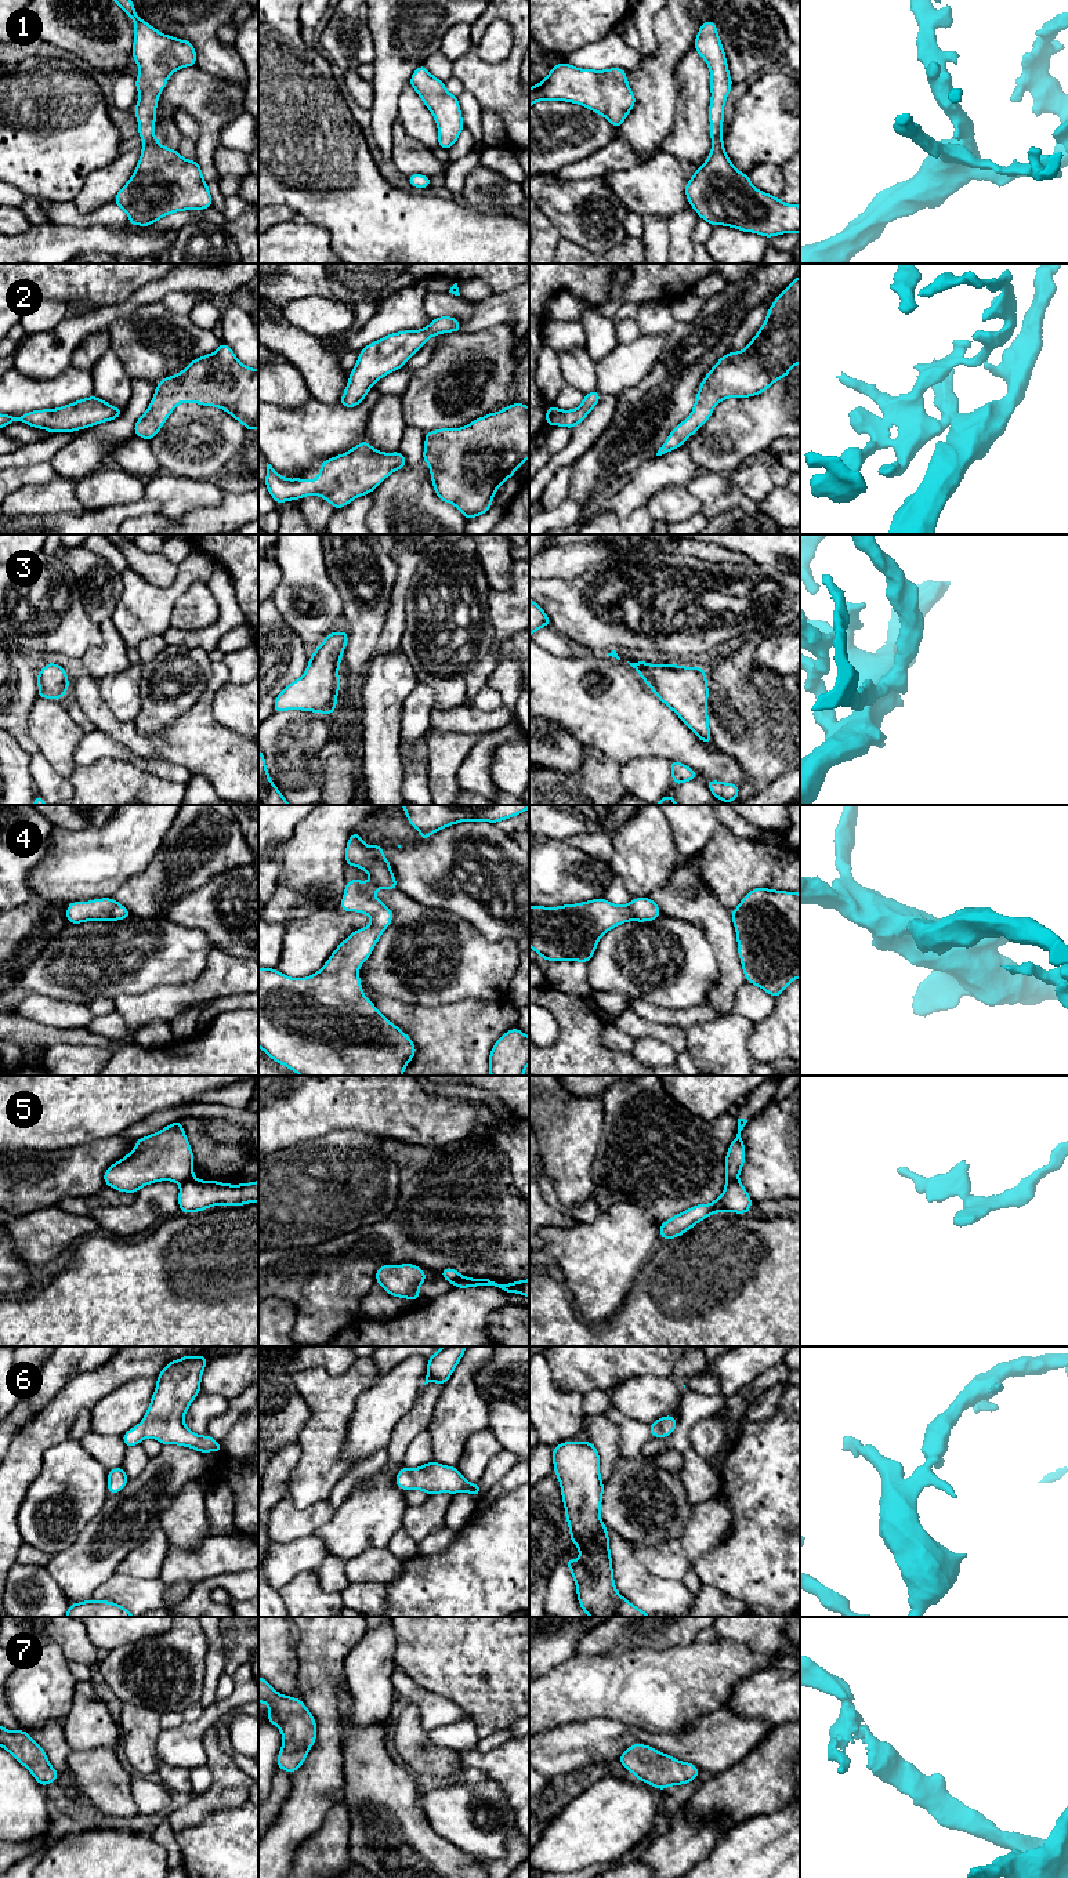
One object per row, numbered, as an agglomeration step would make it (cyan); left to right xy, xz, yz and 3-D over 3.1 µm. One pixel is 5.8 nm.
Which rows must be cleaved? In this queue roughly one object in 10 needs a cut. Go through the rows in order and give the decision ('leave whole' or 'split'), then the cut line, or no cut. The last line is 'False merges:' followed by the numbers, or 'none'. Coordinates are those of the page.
1: leave whole; cut none
2: leave whole; cut none
3: leave whole; cut none
4: leave whole; cut none
5: split; cut xy (192, 1177), (181, 1185)
6: leave whole; cut none
7: leave whole; cut none
False merges: 5

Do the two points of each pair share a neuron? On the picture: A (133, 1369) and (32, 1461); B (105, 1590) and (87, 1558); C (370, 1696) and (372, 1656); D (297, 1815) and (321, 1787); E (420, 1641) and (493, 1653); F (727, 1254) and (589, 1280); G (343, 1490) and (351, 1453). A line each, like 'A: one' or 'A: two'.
A: one
B: two
C: one
D: one
E: one
F: two
G: two

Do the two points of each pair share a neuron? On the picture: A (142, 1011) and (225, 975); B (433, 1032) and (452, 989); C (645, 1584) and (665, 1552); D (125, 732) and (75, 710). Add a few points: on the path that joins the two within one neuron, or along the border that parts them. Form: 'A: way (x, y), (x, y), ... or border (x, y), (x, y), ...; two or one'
A: way (163, 1003), (205, 989); one
B: border (477, 997), (442, 1005), (412, 1004); two
C: border (630, 1550), (651, 1573), (681, 1581); two
D: border (73, 700), (97, 728); two

